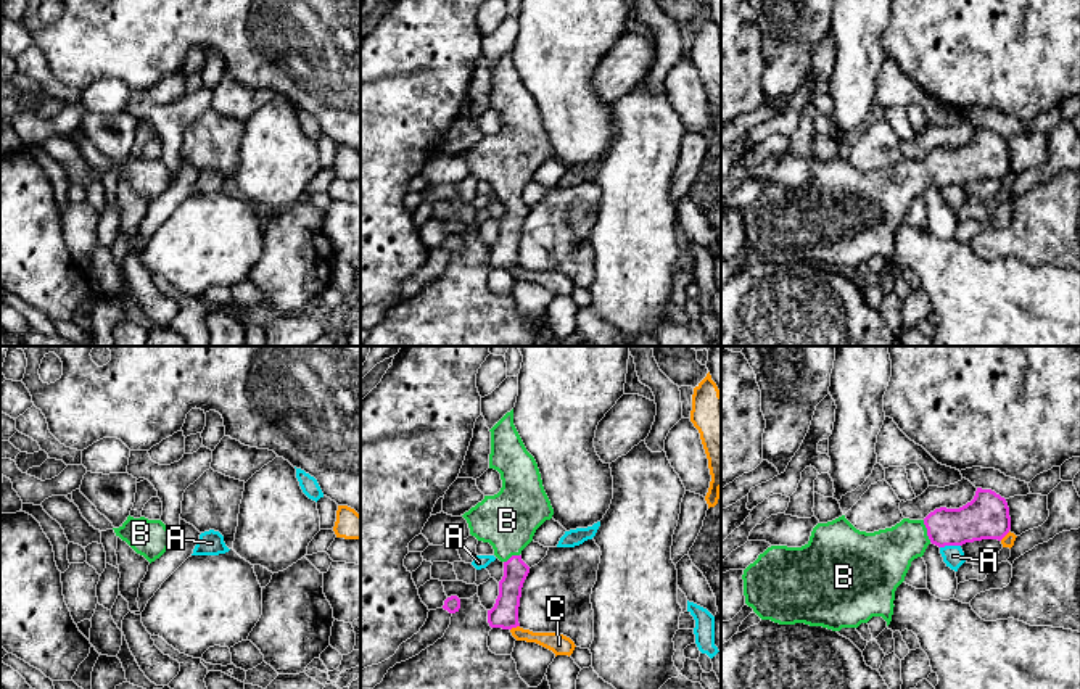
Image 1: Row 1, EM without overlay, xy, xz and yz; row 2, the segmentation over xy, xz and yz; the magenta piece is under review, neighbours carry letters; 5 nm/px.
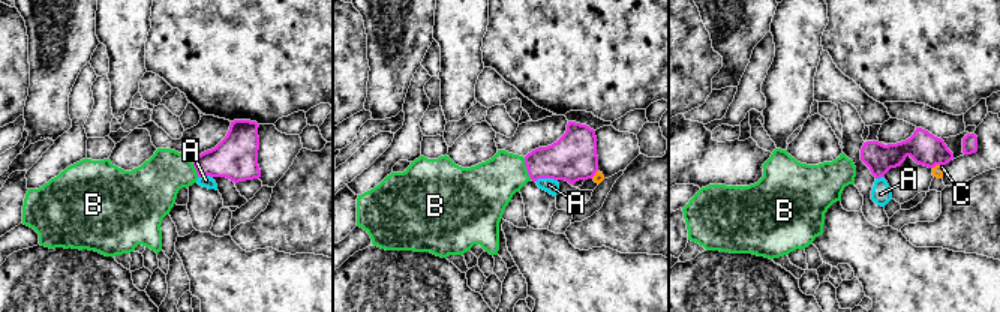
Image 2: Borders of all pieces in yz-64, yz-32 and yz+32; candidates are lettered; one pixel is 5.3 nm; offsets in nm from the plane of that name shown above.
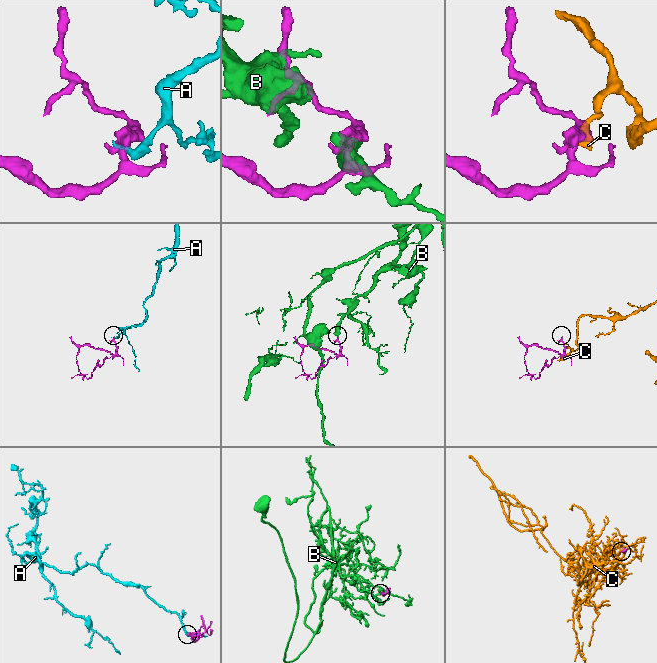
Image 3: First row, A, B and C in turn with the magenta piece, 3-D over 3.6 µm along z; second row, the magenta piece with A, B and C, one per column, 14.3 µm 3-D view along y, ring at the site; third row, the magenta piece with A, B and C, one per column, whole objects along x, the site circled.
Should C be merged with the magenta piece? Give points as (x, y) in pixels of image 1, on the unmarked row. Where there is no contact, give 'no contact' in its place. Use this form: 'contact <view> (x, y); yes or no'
contact xz (514, 266); no

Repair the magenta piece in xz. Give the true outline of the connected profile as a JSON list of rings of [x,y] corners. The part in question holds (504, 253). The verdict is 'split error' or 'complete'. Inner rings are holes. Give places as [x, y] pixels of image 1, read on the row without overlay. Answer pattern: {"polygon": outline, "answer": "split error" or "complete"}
{"polygon": [[[513,48],[489,71],[489,108],[501,113],[502,127],[494,135],[484,135],[462,156],[468,163],[470,174],[489,182],[494,195],[504,203],[499,235],[488,250],[488,262],[491,267],[512,269],[520,266],[521,227],[530,212],[520,193],[533,180],[536,169],[552,158],[554,148],[538,103],[513,64]]], "answer": "split error"}

